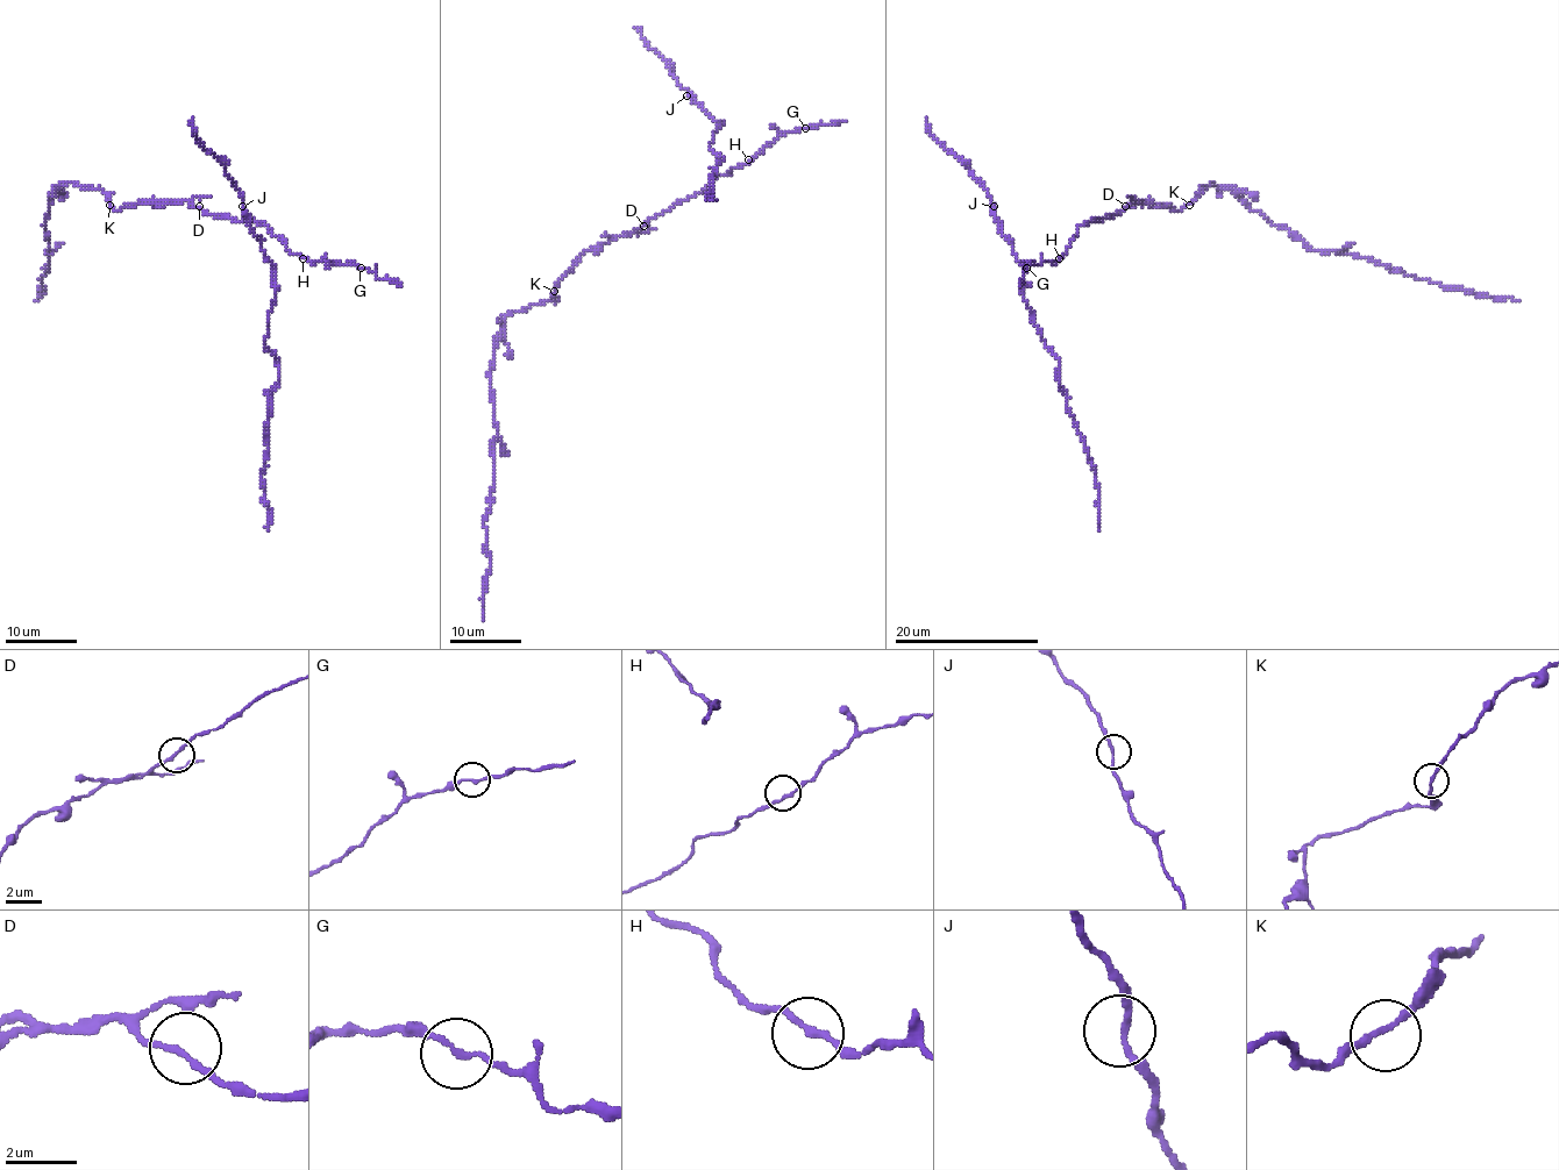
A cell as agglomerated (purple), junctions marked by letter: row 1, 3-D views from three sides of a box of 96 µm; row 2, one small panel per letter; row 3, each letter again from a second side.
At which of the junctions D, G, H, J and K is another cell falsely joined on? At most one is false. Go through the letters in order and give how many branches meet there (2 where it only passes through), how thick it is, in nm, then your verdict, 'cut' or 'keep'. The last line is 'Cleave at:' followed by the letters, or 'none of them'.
D: 2 branches meet; 160 nm thick; keep
G: 2 branches meet; 150 nm thick; keep
H: 2 branches meet; 170 nm thick; keep
J: 2 branches meet; 150 nm thick; keep
K: 2 branches meet; 160 nm thick; keep
Cleave at: none of them

